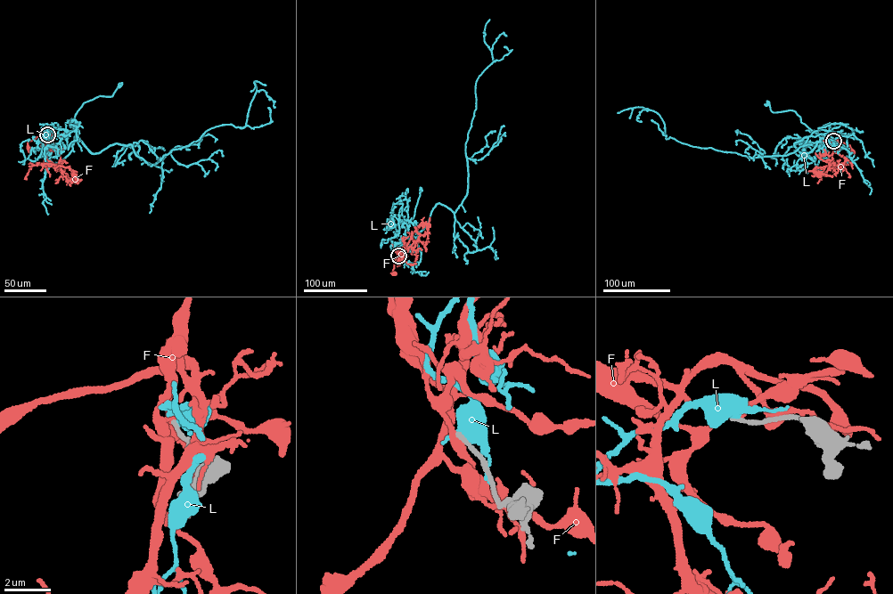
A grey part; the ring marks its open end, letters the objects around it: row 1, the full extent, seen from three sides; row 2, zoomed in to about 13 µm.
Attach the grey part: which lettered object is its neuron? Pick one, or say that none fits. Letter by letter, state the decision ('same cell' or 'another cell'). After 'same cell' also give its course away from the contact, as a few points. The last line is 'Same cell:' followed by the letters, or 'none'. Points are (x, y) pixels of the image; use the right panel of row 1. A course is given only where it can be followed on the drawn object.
F: another cell
L: another cell
Same cell: none

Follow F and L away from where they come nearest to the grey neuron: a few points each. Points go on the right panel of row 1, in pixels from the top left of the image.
F: (834, 141), (849, 145), (852, 150)
L: (834, 141), (799, 152), (794, 143), (806, 137), (786, 155), (748, 158), (667, 138), (648, 109), (618, 113)

